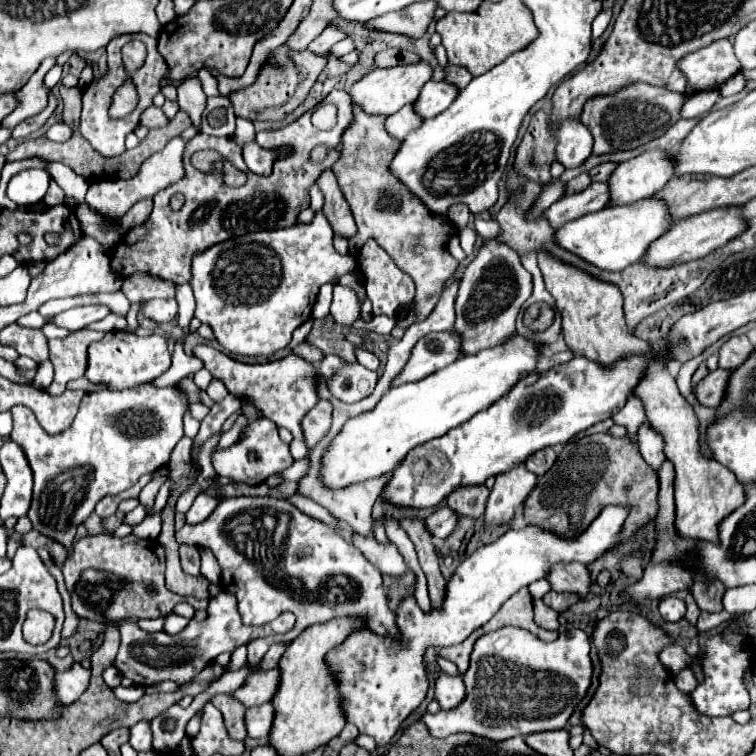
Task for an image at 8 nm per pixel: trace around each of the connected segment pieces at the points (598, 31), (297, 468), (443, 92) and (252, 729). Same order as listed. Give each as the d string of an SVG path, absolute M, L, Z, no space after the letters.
M603 10L597 18L593 21L593 38L601 37L601 34L605 32L607 24L611 20L611 10Z
M303 458L303 460L295 462L291 468L283 470L281 474L285 476L285 480L293 480L293 482L297 482L297 480L301 480L301 478L307 474L307 468L309 468L309 460Z
M427 82L415 100L415 110L421 118L433 118L443 112L457 98L459 88L449 82Z
M271 702L247 710L247 732L251 738L265 738L271 732L275 708Z

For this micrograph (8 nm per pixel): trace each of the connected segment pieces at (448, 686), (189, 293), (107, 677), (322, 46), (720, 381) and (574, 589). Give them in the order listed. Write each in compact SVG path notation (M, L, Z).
M439 672L439 676L435 678L435 700L439 702L441 710L455 708L463 698L465 698L463 678Z
M179 284L175 288L177 292L177 302L179 302L179 316L177 316L177 326L187 330L189 322L193 318L195 312L195 298L193 298L193 290L189 284Z
M110 666L103 672L103 679L113 689L121 685L122 676L114 666Z
M331 24L331 26L327 26L327 28L309 44L309 50L315 52L315 54L325 54L325 52L331 50L331 46L333 46L335 42L343 40L345 36L347 36L347 34L345 34L339 26Z
M717 368L693 388L693 394L703 406L717 408L717 404L721 404L721 396L725 396L725 376L729 376L729 372Z
M577 562L557 564L547 580L551 582L555 592L571 592L571 594L577 594L579 600L585 600L591 586L591 574L587 566Z

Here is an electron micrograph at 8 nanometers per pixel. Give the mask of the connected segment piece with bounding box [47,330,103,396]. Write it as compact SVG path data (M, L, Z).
M77 330L69 338L49 340L49 360L55 366L55 376L47 392L51 396L59 396L65 392L69 380L81 378L85 374L87 364L87 348L91 342L101 340L103 332L93 330Z

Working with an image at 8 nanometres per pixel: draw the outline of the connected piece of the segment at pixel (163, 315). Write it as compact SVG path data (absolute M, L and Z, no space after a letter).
M149 300L145 306L141 306L143 314L157 324L171 322L177 316L177 302L175 300Z

